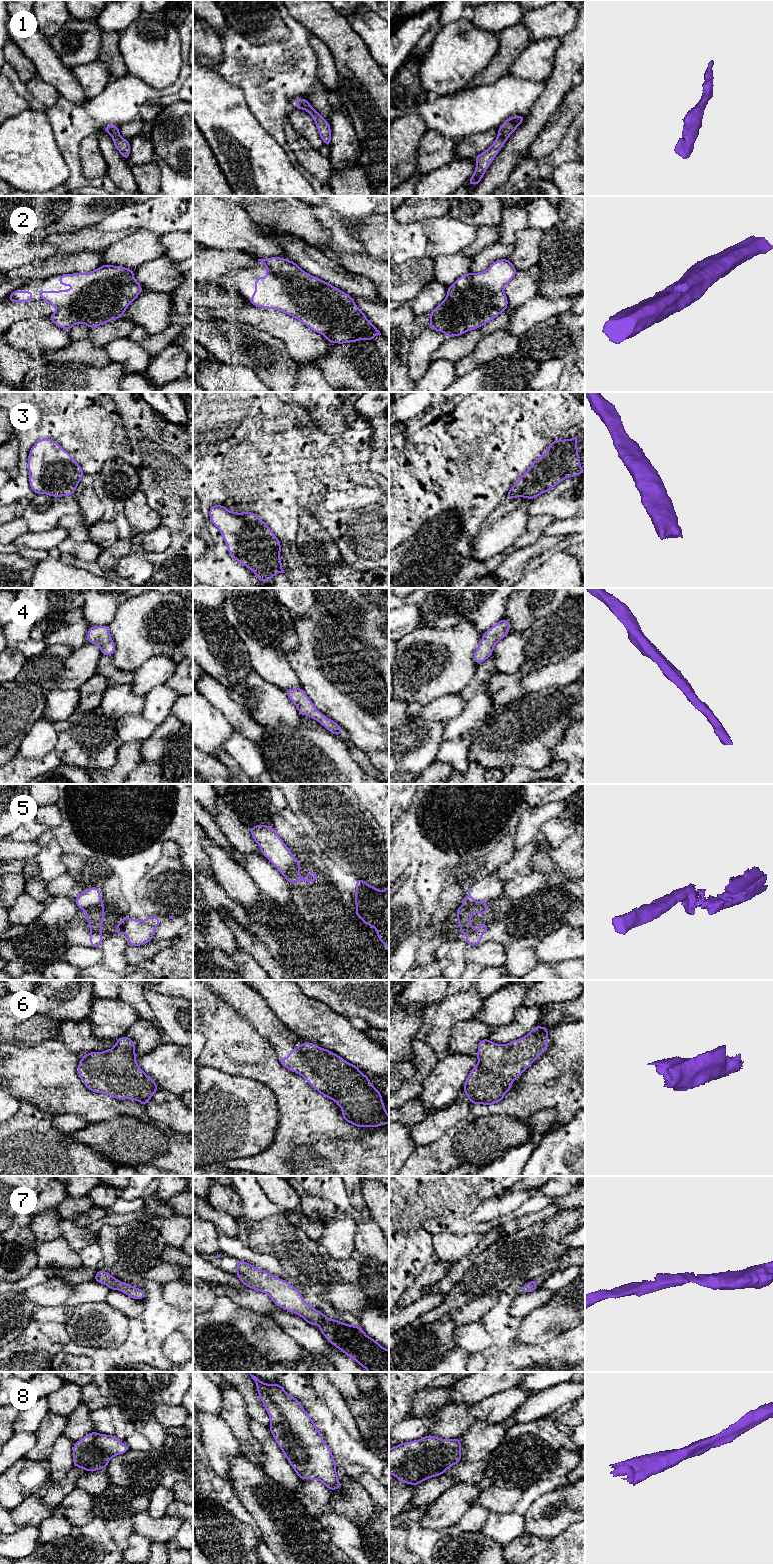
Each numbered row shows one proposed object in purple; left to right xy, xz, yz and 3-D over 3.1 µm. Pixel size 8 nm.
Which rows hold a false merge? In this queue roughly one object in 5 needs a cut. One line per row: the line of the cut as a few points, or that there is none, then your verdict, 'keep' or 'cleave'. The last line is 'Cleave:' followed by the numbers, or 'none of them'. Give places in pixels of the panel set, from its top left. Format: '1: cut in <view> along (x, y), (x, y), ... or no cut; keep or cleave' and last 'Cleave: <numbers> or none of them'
1: no cut; keep
2: no cut; keep
3: no cut; keep
4: no cut; keep
5: cut in xz along (295, 859), (295, 865), (285, 877); cleave
6: no cut; keep
7: no cut; keep
8: no cut; keep
Cleave: 5

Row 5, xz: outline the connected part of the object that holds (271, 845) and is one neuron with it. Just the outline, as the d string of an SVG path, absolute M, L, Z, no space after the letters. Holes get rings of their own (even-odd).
M254 825L250 829L251 836L259 845L261 853L284 877L288 876L295 867L295 859L291 849L271 826Z

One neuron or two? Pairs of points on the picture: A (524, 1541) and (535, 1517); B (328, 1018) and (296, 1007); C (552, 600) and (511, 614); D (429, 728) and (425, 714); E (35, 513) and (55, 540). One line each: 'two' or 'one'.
A: two
B: one
C: one
D: two
E: two

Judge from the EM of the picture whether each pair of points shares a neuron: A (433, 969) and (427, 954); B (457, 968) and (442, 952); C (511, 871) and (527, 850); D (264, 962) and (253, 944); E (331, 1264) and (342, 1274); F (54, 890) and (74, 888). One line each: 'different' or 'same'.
A: different
B: same
C: same
D: same
E: same
F: same

